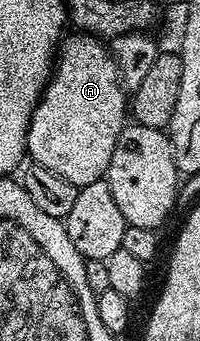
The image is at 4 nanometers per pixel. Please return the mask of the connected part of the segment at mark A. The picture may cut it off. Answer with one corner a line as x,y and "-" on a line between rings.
70,33
58,46
58,60
55,62
54,72
32,113
26,153
35,164
46,167
46,171
54,171
54,175
62,175
66,183
74,183
79,187
99,181
107,174
110,155
114,155
114,143
118,143
118,135
126,124
130,101
120,83
116,58
112,56
109,46
91,33

